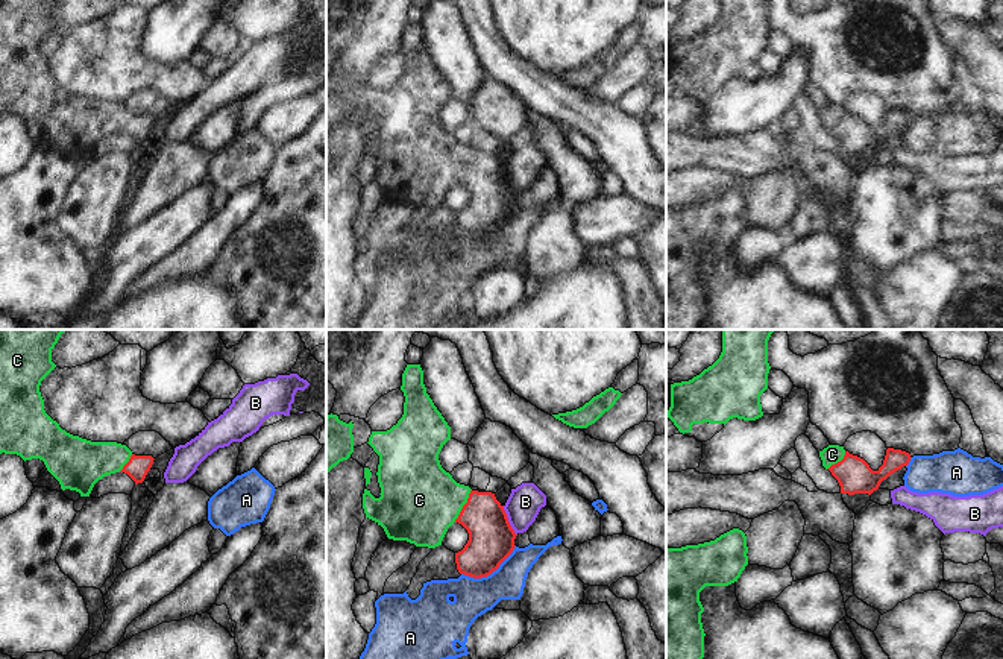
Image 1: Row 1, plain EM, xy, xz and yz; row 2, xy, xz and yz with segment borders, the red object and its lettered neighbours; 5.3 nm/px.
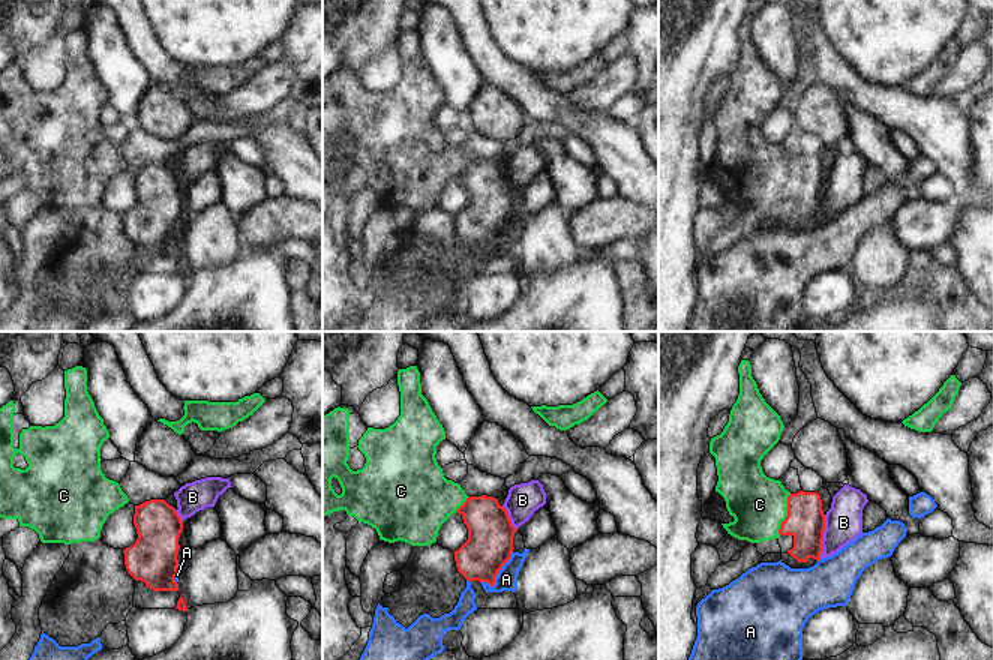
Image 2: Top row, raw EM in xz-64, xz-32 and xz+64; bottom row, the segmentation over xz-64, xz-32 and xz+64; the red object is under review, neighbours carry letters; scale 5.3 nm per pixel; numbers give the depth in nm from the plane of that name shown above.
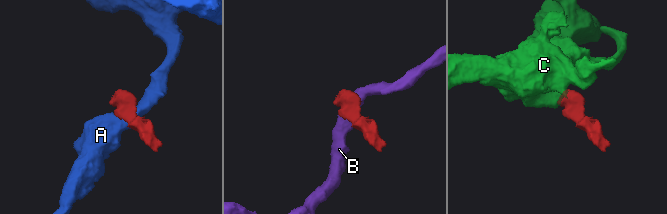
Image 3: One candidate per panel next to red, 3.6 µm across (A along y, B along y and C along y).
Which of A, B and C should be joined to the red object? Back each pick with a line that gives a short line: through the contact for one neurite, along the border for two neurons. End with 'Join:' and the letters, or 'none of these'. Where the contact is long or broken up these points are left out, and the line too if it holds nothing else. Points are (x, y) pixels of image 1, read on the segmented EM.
C: Line: xz (490, 541), (490, 533), (463, 506), (451, 501), (419, 500)
Join: C.

